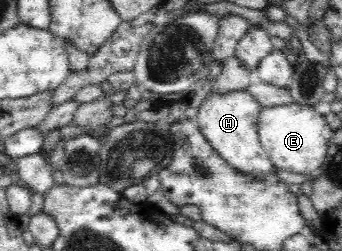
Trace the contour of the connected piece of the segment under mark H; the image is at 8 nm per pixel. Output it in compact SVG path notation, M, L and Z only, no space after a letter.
M247 89L211 93L199 105L195 121L215 151L233 168L239 172L256 175L257 180L264 180L266 173L275 168L259 139L258 124L262 106L255 99Z

